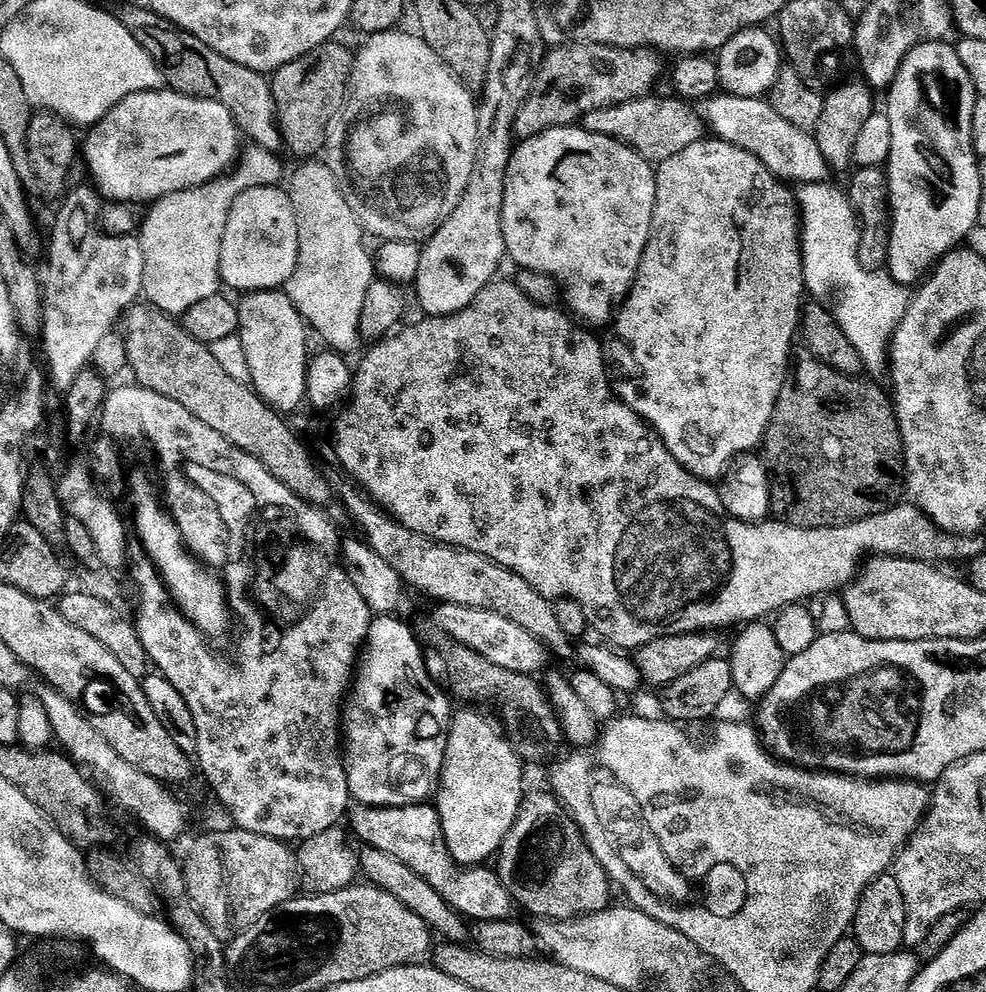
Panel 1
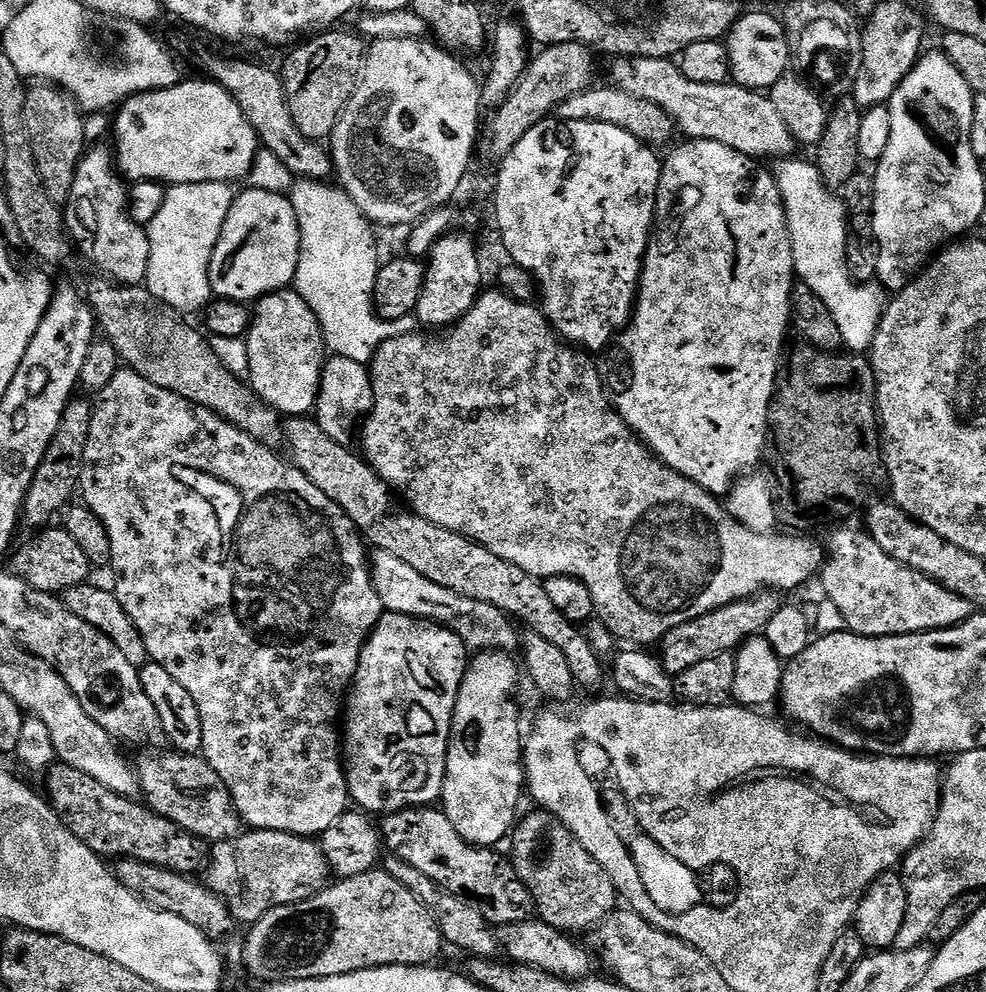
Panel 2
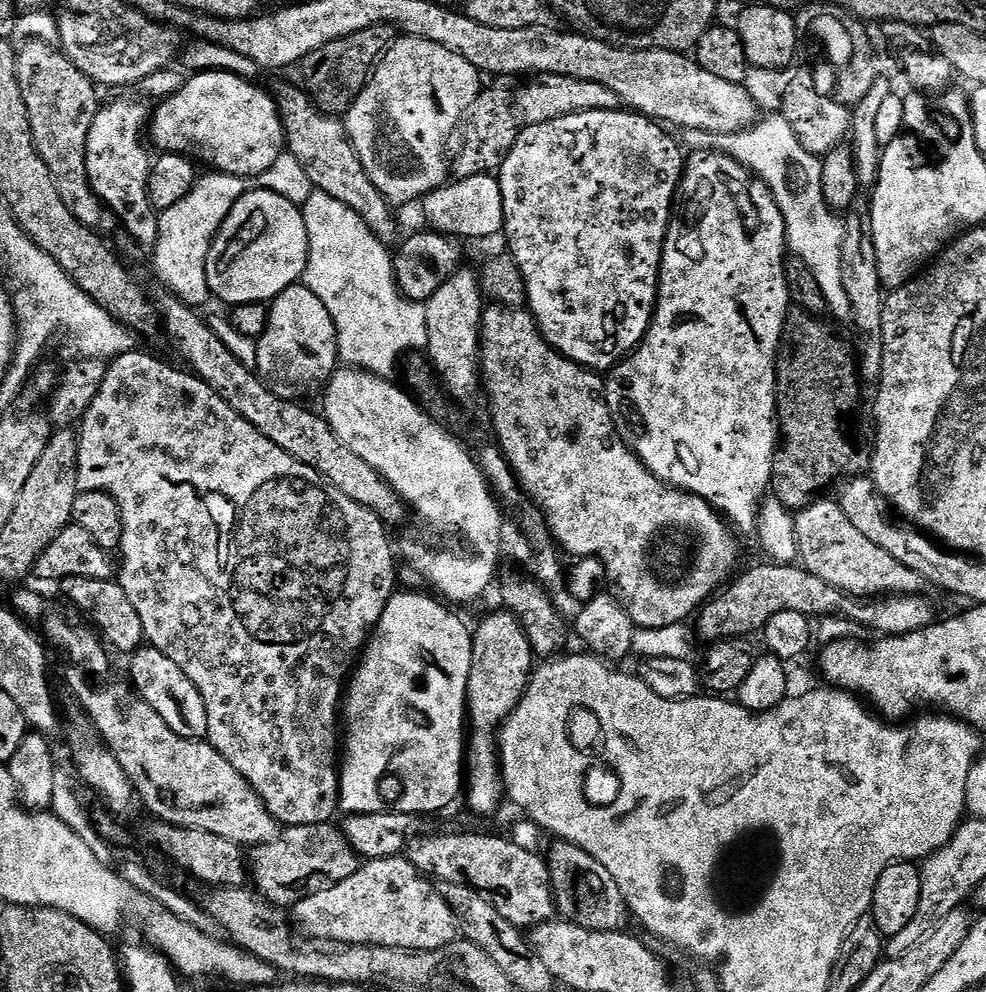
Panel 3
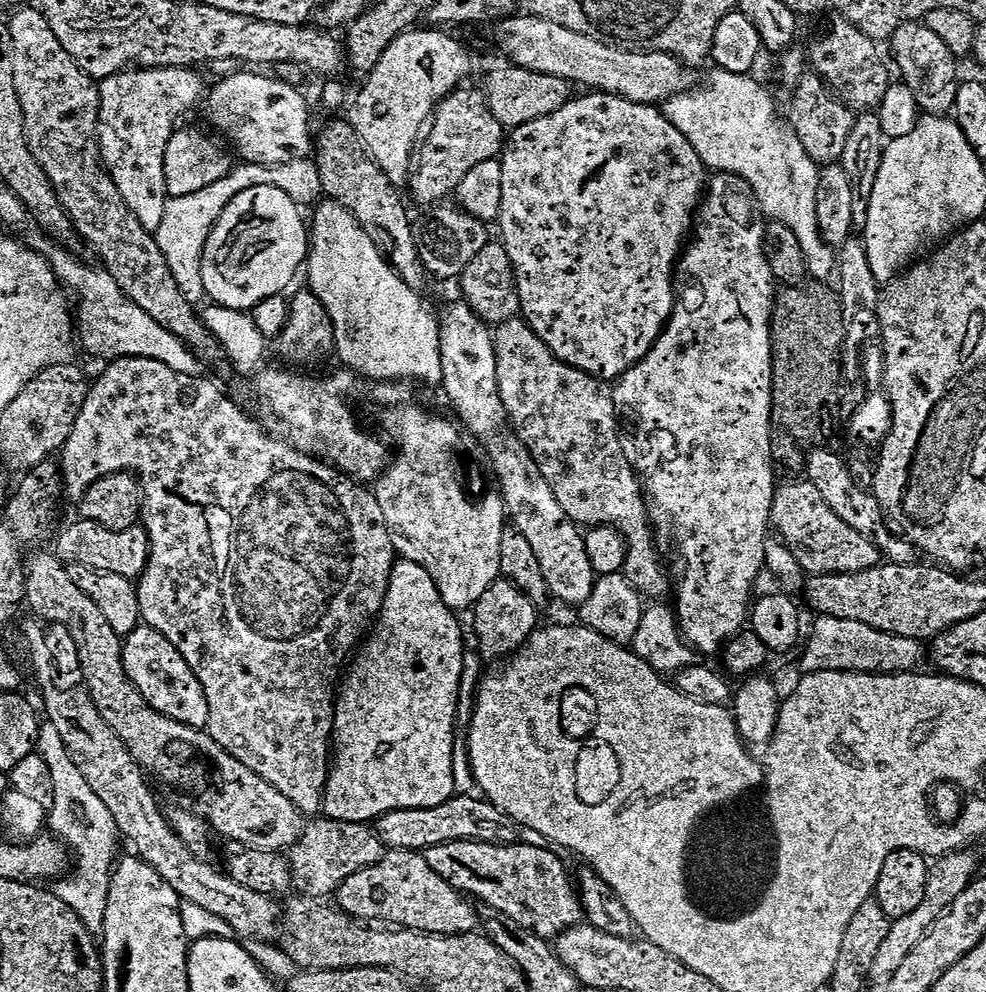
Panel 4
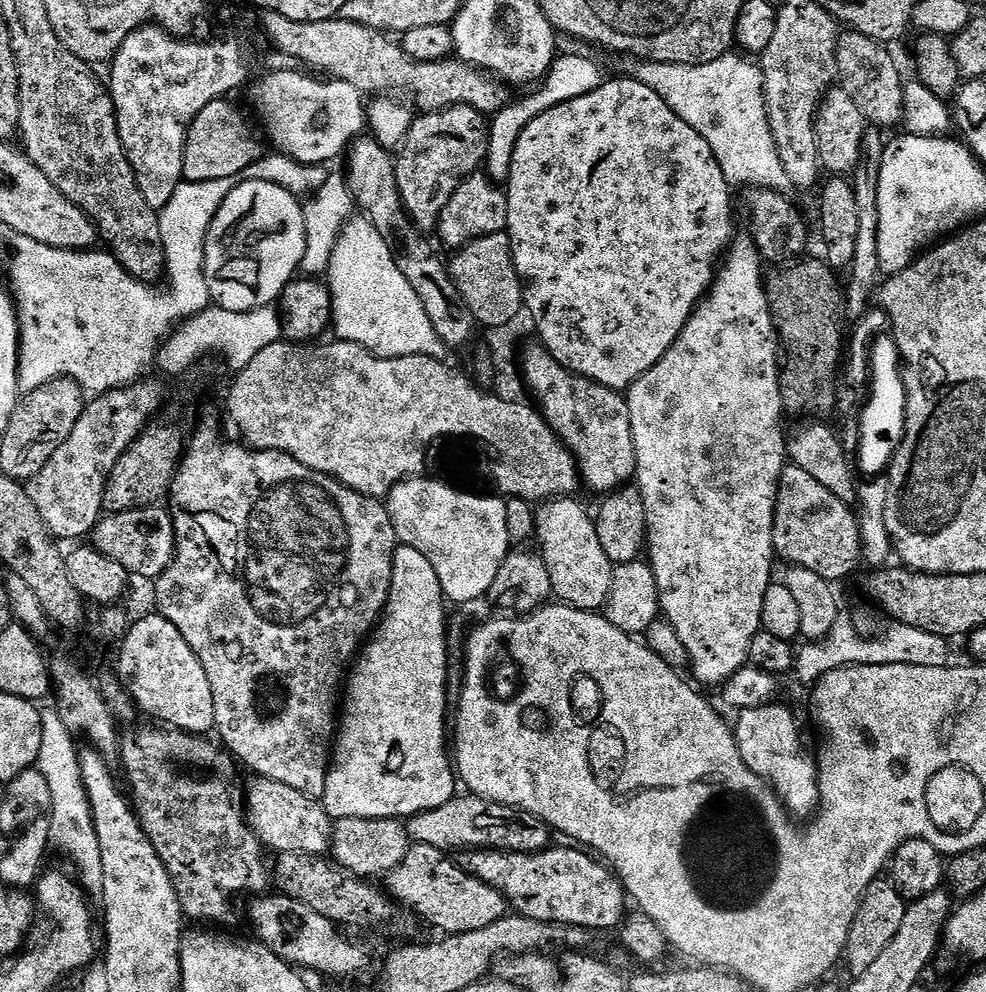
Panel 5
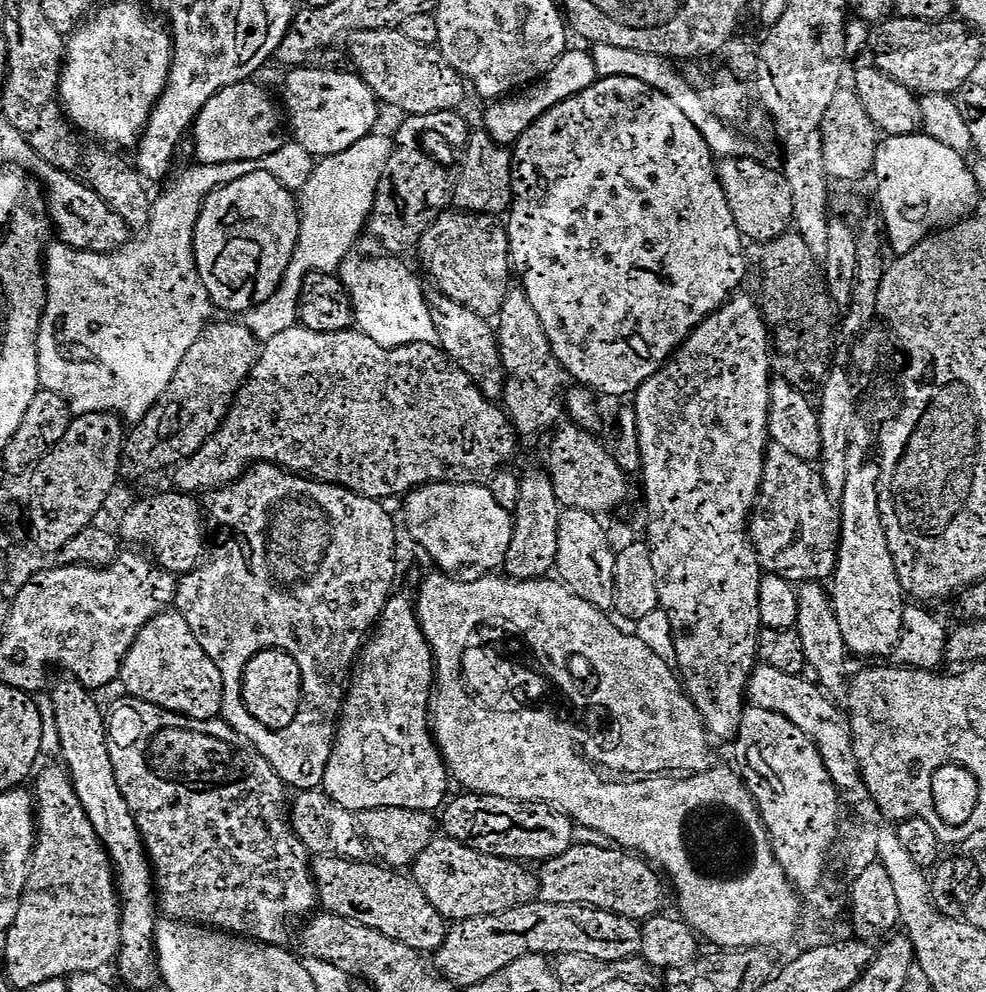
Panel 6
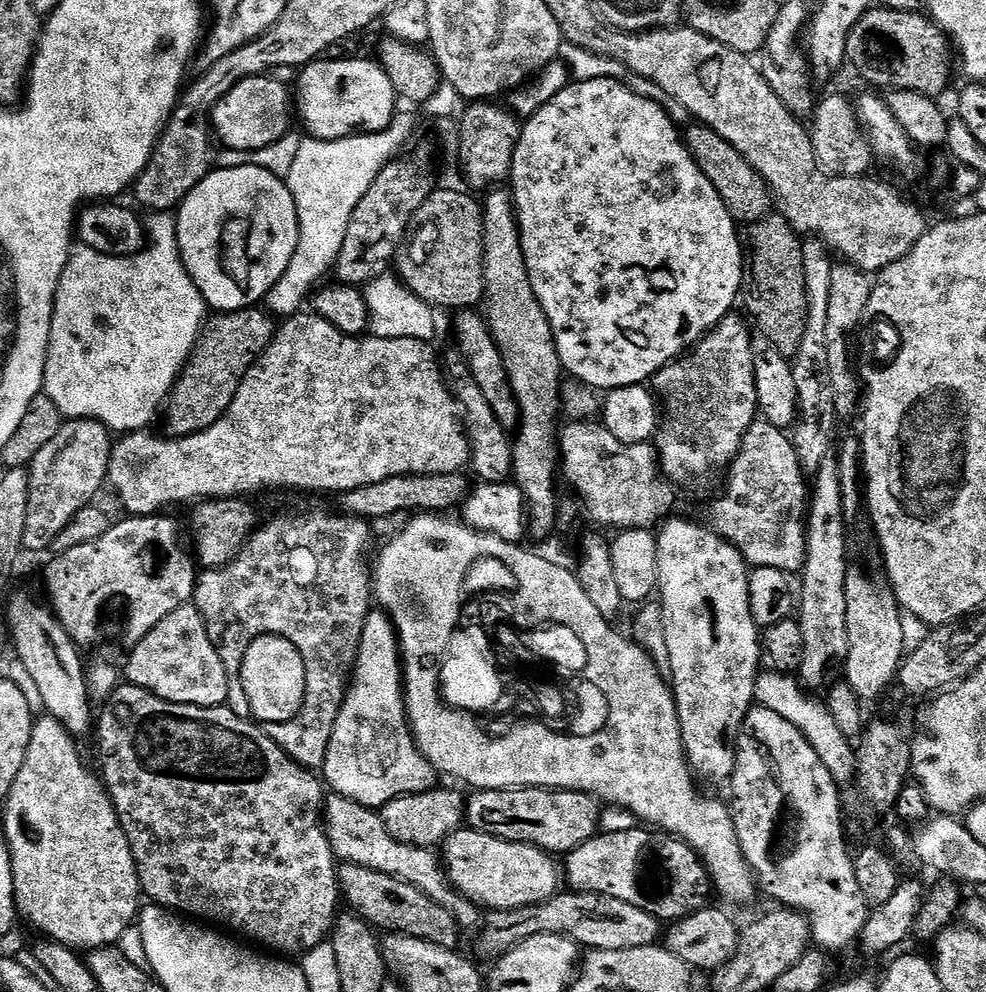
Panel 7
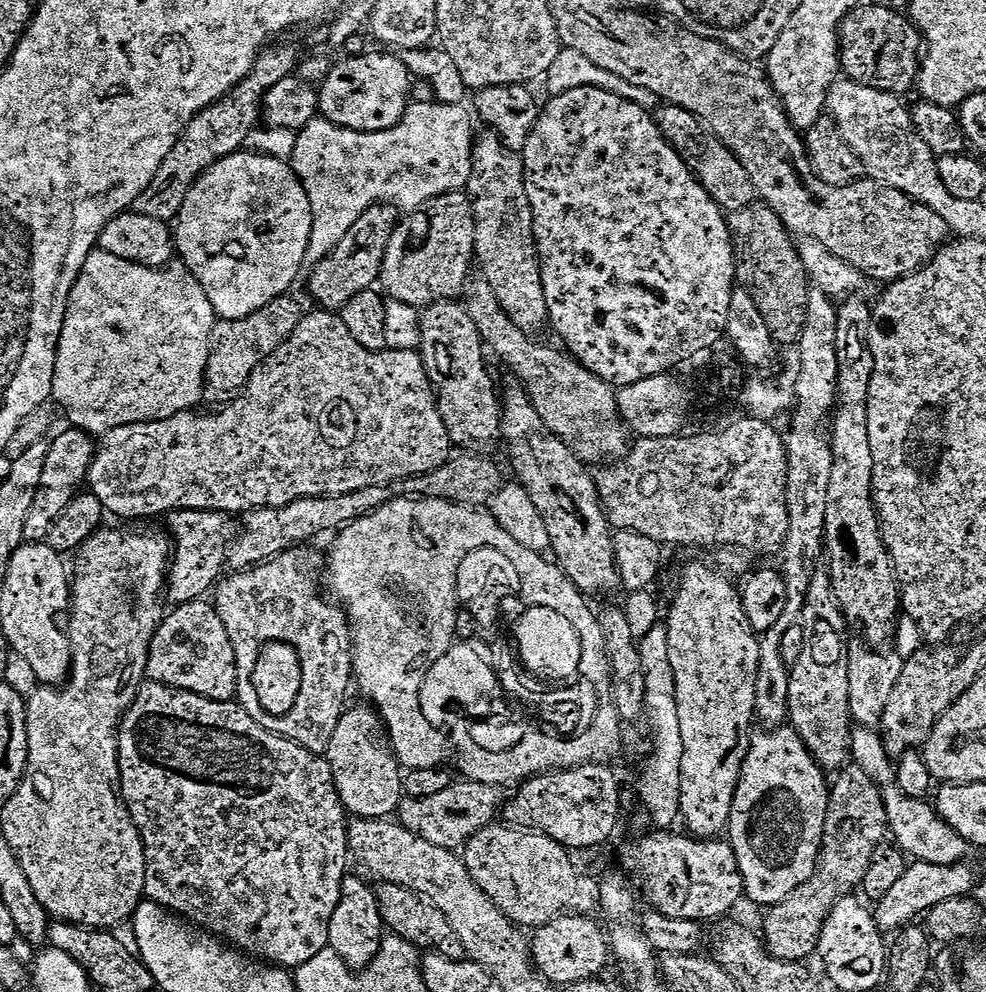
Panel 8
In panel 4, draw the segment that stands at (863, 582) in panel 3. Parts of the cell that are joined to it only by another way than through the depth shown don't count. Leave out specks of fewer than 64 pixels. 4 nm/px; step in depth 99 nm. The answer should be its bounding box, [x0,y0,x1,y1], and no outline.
[772,482,882,576]

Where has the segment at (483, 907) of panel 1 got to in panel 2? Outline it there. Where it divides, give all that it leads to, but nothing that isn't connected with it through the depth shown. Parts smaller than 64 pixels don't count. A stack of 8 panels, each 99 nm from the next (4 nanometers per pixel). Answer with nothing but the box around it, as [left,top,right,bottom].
[378,806,533,924]

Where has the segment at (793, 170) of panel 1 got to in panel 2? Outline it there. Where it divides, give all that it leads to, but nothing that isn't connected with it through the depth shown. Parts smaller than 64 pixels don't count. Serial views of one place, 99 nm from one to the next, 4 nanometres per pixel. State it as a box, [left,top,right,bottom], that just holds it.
[611,55,798,158]

